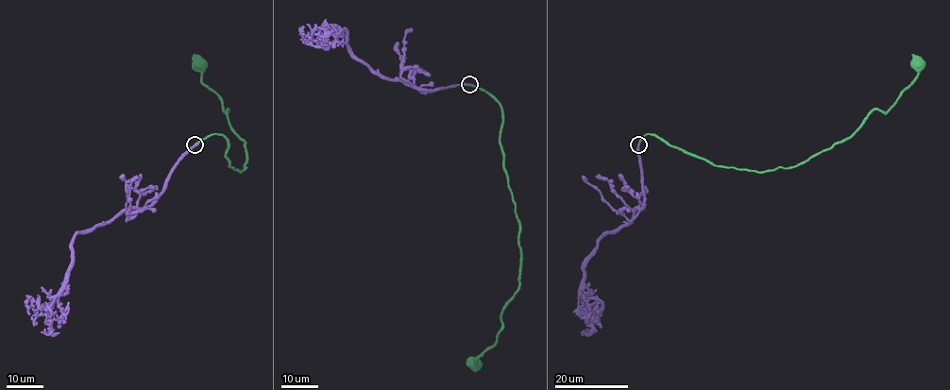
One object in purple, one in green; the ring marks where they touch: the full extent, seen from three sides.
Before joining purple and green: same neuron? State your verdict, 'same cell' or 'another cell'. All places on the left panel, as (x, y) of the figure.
another cell

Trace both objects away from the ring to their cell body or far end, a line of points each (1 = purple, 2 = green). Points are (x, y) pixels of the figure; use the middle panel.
1: (469, 84), (418, 89), (374, 73), (342, 29), (325, 28), (324, 47), (311, 42), (312, 31), (312, 39)
2: (469, 84), (488, 92), (501, 110), (500, 144), (521, 255), (519, 287), (502, 308), (497, 341), (474, 361)

